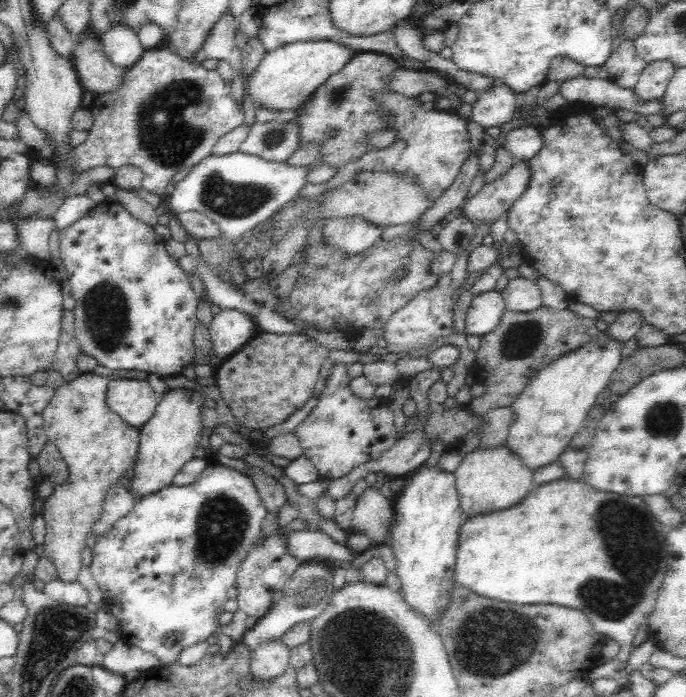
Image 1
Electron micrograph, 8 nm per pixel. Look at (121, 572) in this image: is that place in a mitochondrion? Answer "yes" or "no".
no

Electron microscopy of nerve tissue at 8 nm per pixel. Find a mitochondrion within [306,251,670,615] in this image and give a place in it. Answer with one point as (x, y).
(521, 339)

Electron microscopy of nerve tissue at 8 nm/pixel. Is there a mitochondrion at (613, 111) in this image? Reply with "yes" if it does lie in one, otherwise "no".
no

